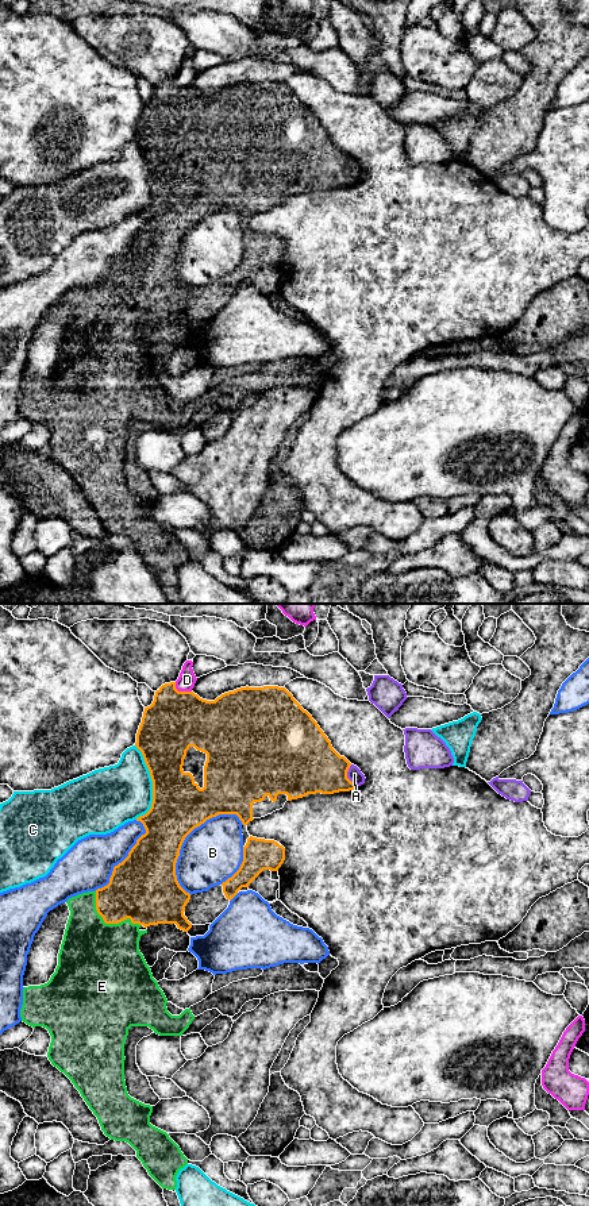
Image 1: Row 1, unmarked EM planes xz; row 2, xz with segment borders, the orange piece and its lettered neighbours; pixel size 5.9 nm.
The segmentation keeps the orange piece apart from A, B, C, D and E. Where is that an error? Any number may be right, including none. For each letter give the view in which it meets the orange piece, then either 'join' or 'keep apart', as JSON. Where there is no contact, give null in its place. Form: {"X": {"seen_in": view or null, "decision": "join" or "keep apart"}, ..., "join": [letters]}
{"A": {"seen_in": "xz", "decision": "keep apart"}, "B": {"seen_in": "xz", "decision": "keep apart"}, "C": {"seen_in": "xz", "decision": "keep apart"}, "D": {"seen_in": "xz", "decision": "keep apart"}, "E": {"seen_in": "xz", "decision": "join"}, "join": ["E"]}

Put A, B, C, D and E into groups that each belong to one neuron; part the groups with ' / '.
A / B / C / D / E

